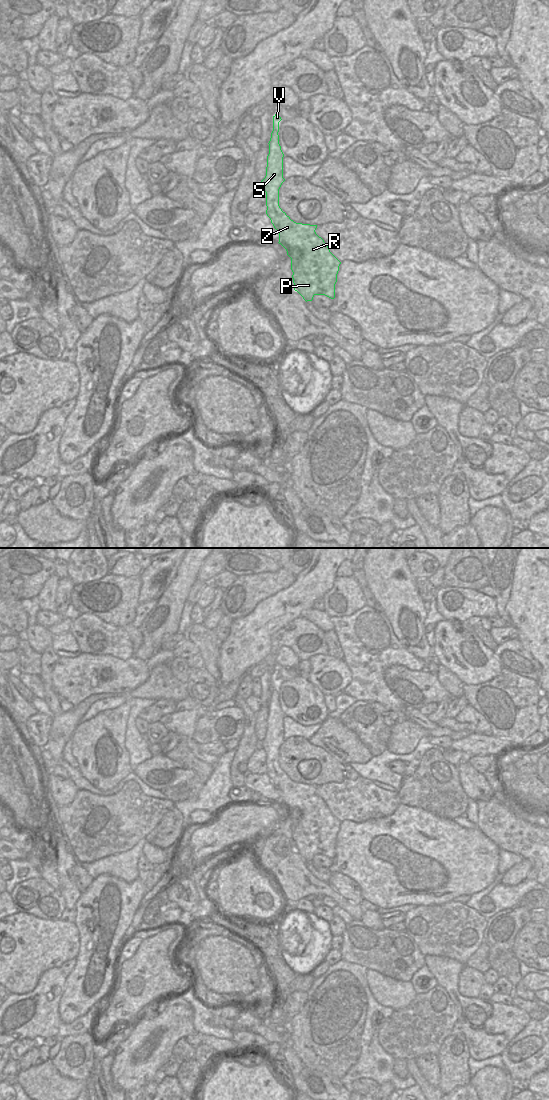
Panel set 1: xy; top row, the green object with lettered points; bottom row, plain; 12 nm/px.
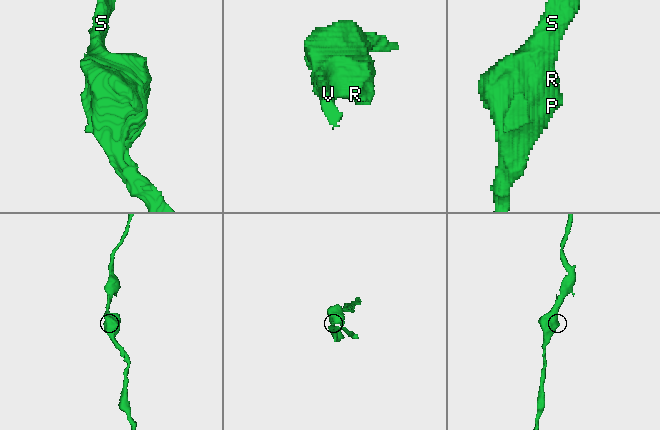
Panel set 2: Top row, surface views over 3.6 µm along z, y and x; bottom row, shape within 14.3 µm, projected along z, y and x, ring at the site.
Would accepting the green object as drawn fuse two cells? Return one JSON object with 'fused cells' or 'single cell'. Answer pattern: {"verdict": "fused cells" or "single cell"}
{"verdict": "single cell"}

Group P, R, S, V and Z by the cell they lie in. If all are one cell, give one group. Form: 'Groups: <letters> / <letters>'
Groups: P R S V Z

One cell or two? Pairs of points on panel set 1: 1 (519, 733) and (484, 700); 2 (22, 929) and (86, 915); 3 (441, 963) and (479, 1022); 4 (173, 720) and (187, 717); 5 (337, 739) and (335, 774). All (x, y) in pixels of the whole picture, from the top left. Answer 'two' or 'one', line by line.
1: one
2: two
3: one
4: one
5: two

